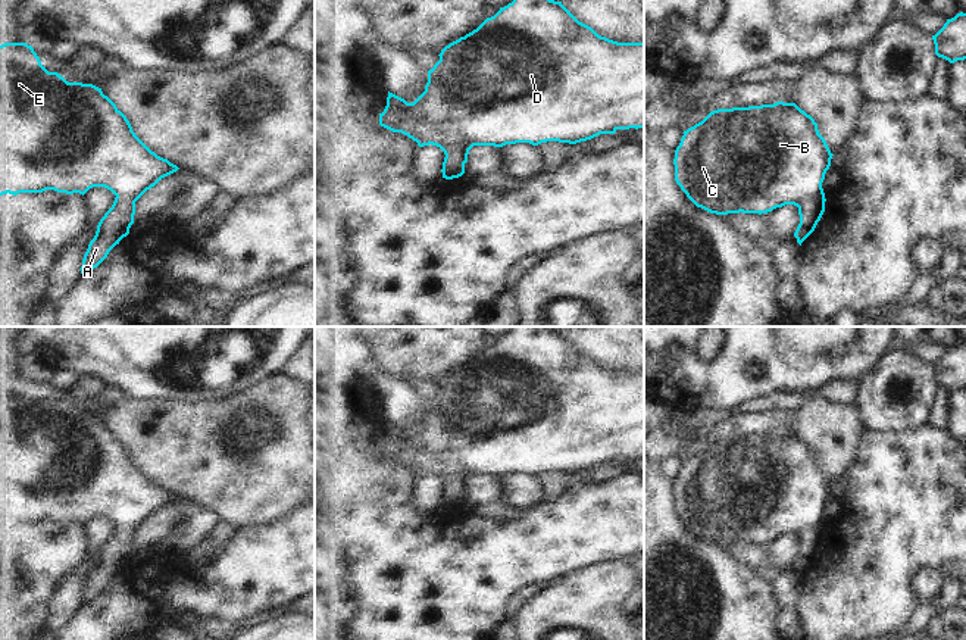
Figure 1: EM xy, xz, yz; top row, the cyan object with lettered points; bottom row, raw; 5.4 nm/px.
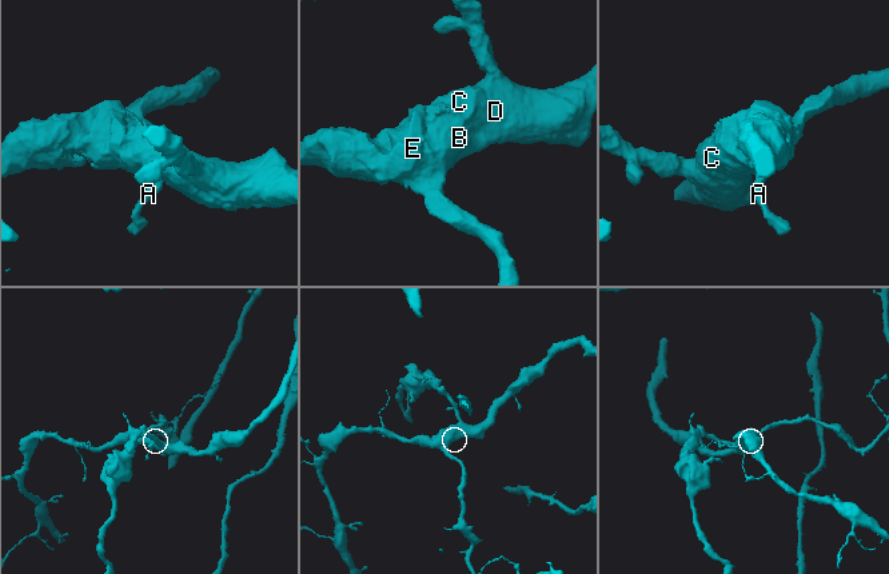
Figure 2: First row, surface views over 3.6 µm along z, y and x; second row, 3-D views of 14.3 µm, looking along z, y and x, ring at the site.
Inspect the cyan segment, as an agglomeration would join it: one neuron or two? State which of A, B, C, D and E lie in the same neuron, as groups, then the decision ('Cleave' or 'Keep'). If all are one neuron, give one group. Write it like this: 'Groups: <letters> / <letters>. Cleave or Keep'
Groups: A B C D E. Keep.

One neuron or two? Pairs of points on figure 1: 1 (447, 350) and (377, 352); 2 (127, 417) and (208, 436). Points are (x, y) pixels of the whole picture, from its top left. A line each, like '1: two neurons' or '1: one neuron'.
1: one neuron
2: one neuron

